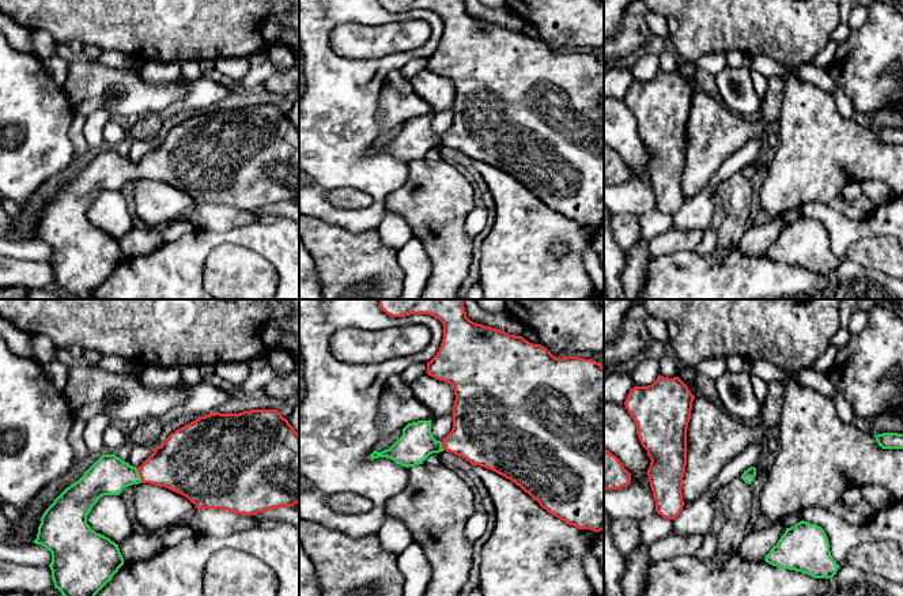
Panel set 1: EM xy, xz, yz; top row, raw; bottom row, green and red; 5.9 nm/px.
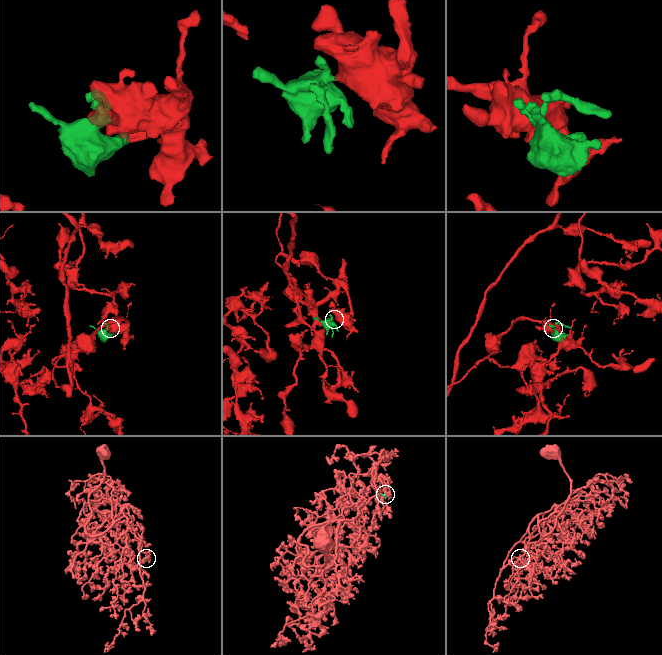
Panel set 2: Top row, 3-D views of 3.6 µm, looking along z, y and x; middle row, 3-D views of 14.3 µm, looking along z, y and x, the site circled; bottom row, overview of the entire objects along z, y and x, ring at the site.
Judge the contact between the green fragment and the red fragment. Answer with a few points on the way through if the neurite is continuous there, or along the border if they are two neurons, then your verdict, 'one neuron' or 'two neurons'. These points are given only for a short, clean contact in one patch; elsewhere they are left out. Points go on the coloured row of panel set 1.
runs through xy (109, 475), (139, 475), (172, 464), (180, 464); one neuron

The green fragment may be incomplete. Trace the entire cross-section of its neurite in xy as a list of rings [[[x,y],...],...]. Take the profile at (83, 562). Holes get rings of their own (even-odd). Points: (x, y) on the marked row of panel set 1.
[[[250,410],[239,414],[214,412],[171,433],[137,468],[114,453],[102,454],[45,510],[37,539],[33,542],[52,552],[49,565],[52,580],[63,596],[95,596],[124,565],[118,544],[97,533],[87,524],[87,516],[101,497],[120,495],[125,487],[139,483],[151,483],[175,491],[194,503],[197,510],[223,509],[241,516],[252,516],[282,506],[294,506],[299,502],[299,434],[277,410]]]

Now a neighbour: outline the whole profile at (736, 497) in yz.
[[[734,478],[715,491],[714,501],[718,501],[728,514],[723,528],[717,535],[718,550],[722,552],[738,552],[751,518],[751,484],[741,478]]]

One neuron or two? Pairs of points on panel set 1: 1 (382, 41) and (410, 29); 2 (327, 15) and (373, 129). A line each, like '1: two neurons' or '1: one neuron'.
1: one neuron
2: one neuron

